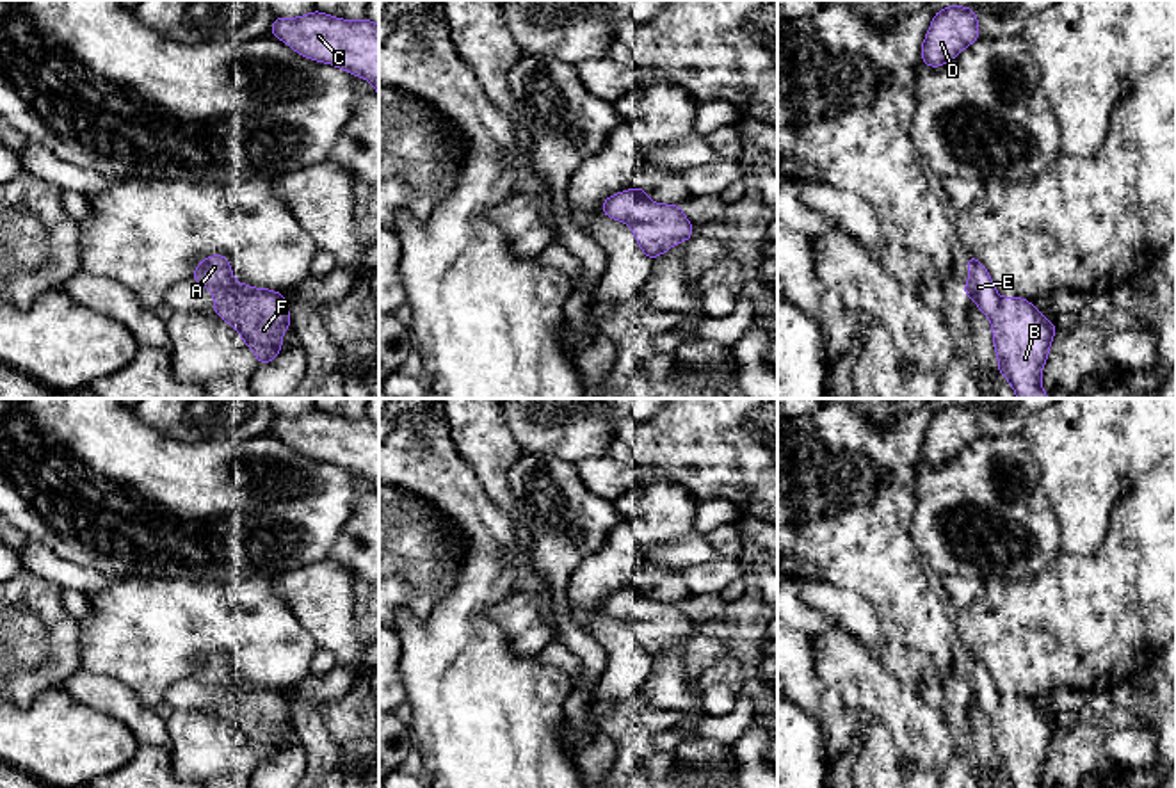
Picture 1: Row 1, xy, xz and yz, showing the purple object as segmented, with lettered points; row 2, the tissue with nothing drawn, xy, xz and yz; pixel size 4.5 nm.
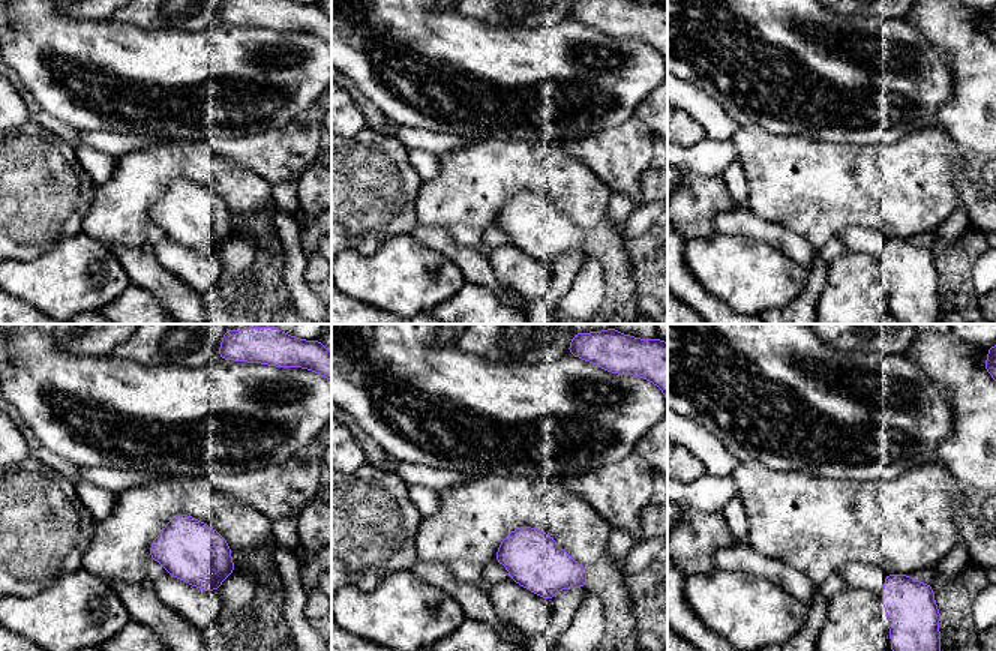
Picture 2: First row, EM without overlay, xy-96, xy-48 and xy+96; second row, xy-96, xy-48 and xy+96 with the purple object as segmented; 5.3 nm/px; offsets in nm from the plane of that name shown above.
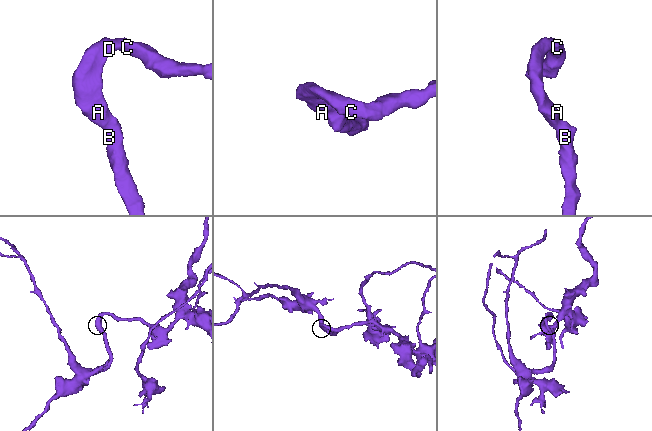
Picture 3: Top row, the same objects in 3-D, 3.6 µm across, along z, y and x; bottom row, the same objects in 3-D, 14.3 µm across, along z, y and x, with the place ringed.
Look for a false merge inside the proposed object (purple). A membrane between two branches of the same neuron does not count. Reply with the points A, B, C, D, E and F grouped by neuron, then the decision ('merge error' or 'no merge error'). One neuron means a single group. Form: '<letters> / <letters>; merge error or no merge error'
A B C D E F; no merge error

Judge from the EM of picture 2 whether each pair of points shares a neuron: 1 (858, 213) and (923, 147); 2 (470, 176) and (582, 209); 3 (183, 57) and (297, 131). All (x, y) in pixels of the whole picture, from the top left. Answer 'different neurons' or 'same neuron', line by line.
1: same neuron
2: same neuron
3: different neurons

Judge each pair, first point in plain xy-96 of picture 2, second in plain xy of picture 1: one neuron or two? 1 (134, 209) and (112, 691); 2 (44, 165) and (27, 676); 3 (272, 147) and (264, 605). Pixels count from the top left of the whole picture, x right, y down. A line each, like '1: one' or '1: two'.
1: two
2: one
3: two

